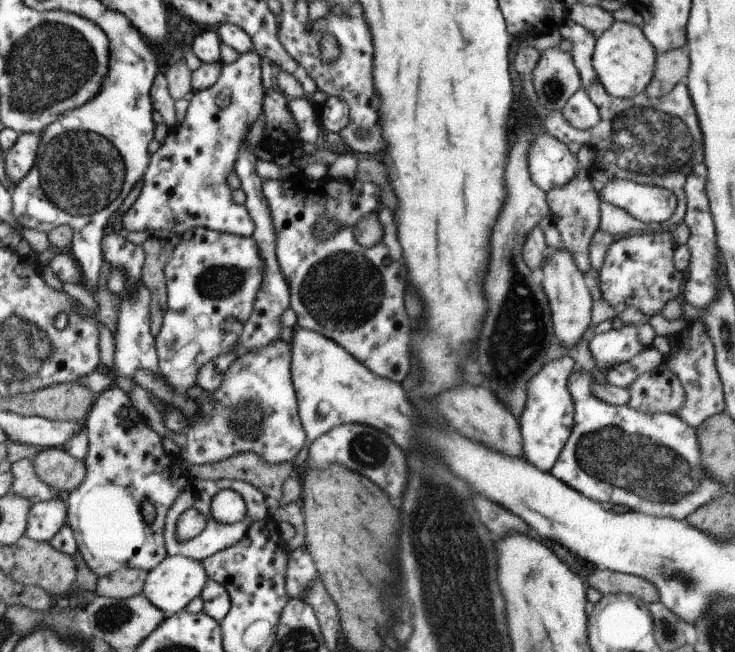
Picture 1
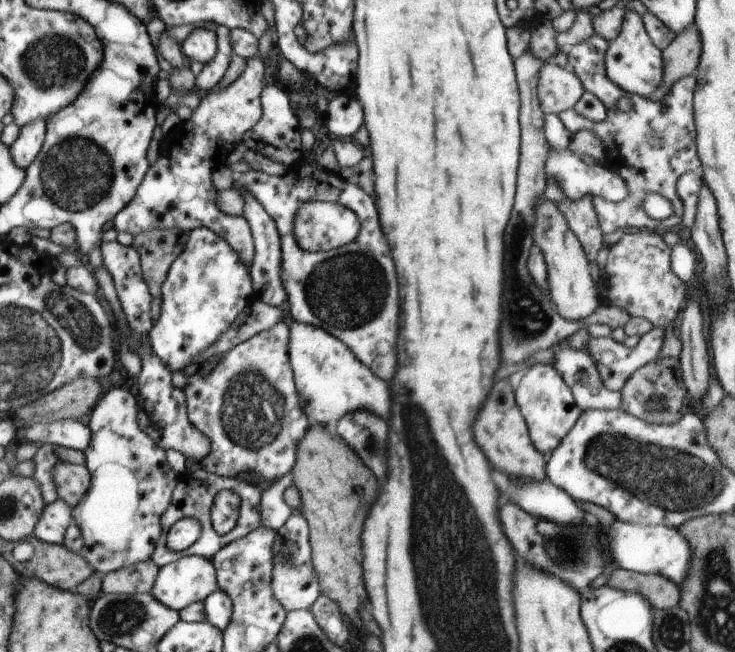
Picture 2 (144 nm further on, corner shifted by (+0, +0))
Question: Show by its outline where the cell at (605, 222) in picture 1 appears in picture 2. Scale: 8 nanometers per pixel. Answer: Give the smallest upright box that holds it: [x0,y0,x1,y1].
[559,36,699,234]

